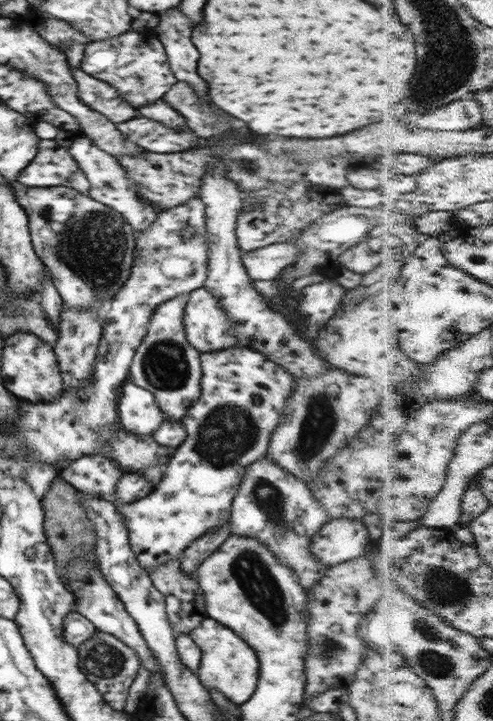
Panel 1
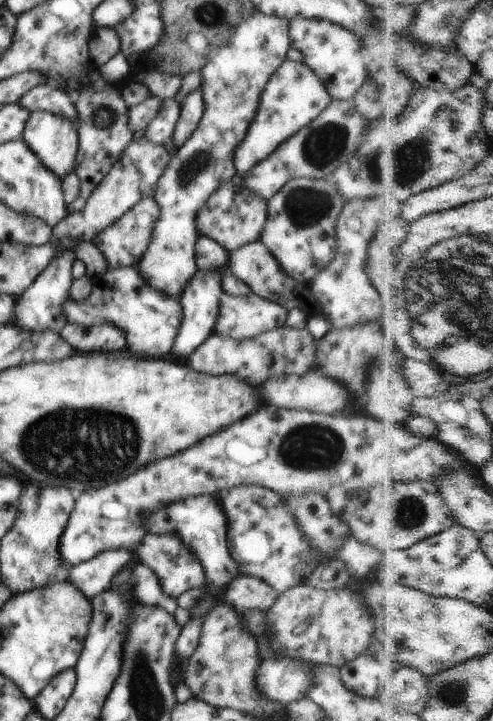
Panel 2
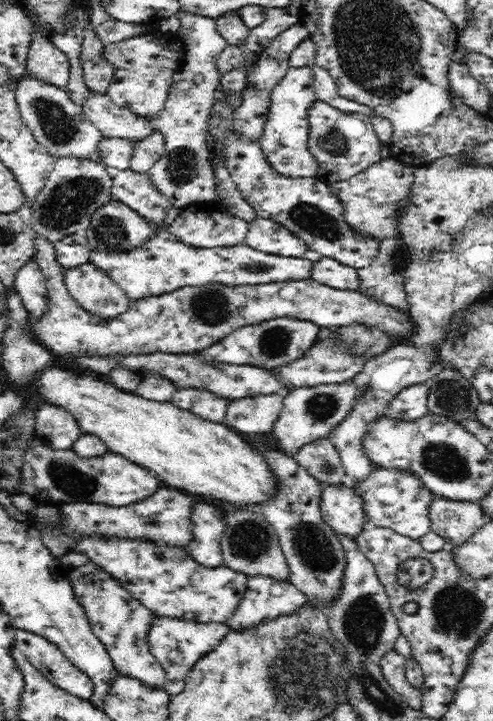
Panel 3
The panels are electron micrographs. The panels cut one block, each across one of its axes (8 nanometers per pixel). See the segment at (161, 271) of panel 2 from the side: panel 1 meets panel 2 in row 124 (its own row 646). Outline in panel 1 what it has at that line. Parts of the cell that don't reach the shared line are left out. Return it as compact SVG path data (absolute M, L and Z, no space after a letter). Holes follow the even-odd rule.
M208 616L189 635L201 650L201 662L196 673L199 682L207 689L220 692L234 704L241 705L250 700L259 675L260 664L256 651L226 625Z

